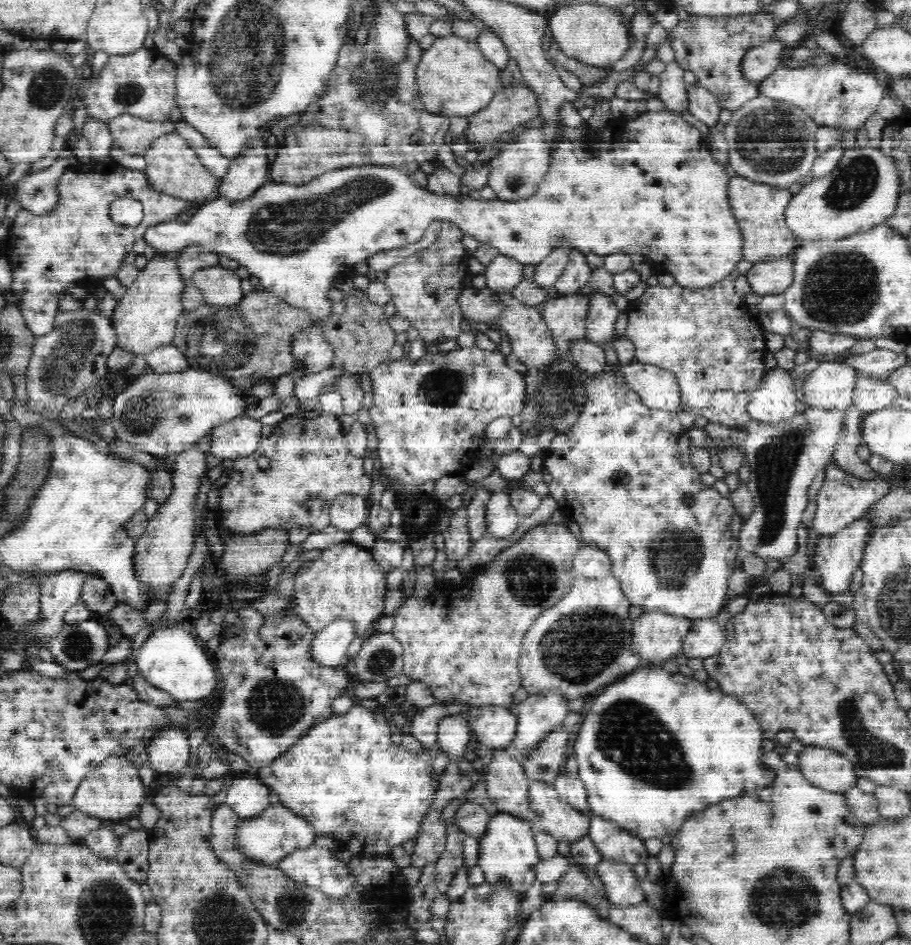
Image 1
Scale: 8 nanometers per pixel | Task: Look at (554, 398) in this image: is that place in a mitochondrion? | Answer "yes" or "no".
yes

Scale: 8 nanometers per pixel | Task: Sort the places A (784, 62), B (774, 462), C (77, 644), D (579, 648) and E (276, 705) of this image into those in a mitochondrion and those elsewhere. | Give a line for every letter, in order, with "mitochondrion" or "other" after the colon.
A: other
B: mitochondrion
C: mitochondrion
D: mitochondrion
E: mitochondrion

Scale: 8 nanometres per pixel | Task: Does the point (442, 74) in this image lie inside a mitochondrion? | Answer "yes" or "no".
no

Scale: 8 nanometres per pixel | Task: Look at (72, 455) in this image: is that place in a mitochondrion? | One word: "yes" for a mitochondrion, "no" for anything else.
no

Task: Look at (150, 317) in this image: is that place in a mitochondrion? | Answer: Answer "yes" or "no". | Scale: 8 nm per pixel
no

